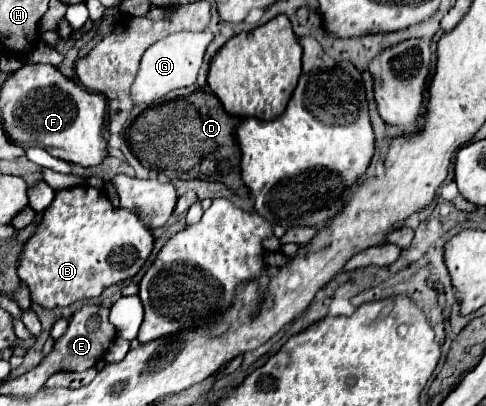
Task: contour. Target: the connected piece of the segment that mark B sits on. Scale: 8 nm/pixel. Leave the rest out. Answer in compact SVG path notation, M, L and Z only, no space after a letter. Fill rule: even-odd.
M75 185L71 189L61 189L55 193L53 203L45 209L41 223L37 225L35 233L27 239L23 251L19 253L17 275L23 283L27 283L31 291L31 301L45 307L67 307L75 301L99 297L103 289L133 277L143 263L147 261L149 253L153 251L153 235L151 231L131 213L129 209L113 207L109 197L95 187Z

